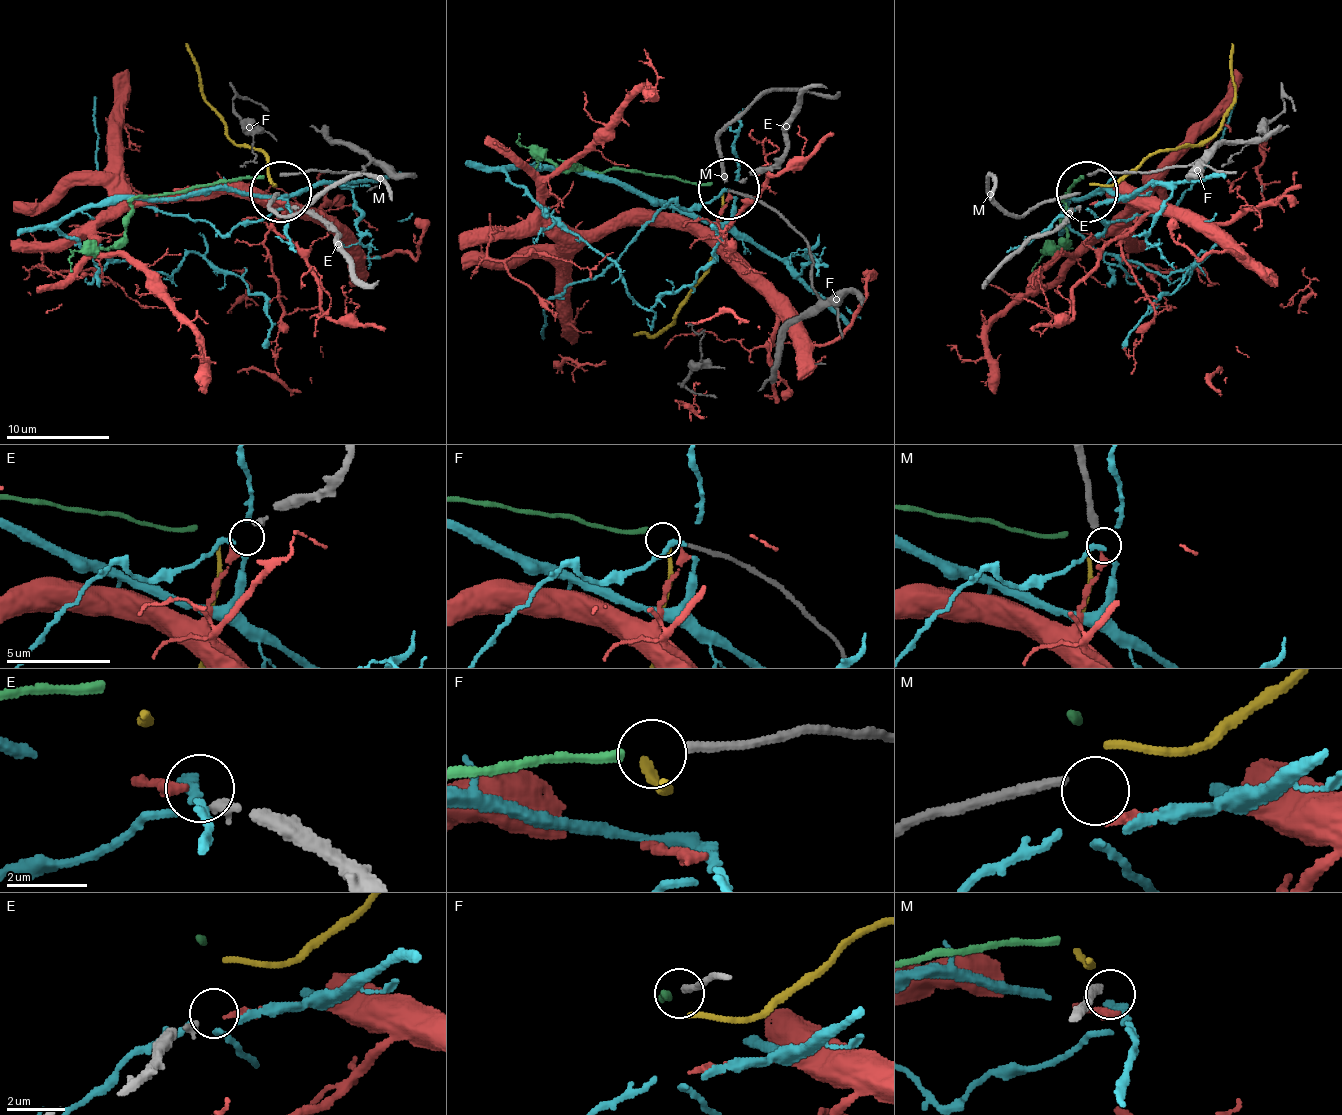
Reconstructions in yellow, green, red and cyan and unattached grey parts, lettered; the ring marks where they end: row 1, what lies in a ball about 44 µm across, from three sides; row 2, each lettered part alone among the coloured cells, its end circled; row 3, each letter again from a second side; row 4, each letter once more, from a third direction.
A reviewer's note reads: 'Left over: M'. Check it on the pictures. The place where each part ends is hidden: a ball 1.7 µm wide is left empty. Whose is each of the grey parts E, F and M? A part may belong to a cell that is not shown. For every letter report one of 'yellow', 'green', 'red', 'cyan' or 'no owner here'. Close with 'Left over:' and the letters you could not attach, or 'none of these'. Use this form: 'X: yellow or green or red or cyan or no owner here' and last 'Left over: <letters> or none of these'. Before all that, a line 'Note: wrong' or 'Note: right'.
Note: right
E: red
F: green
M: no owner here
Left over: M

